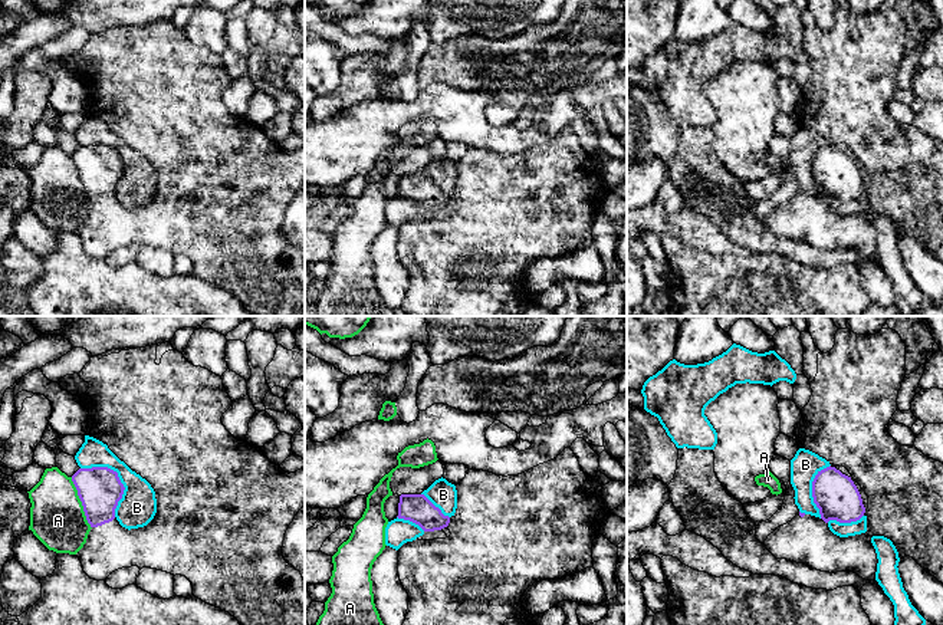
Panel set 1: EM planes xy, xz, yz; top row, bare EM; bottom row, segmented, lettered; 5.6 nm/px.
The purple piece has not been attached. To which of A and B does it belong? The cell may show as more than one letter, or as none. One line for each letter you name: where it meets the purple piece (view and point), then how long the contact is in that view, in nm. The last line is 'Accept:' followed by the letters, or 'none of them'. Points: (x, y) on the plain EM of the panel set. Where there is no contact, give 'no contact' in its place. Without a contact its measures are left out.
Accept: none of them

